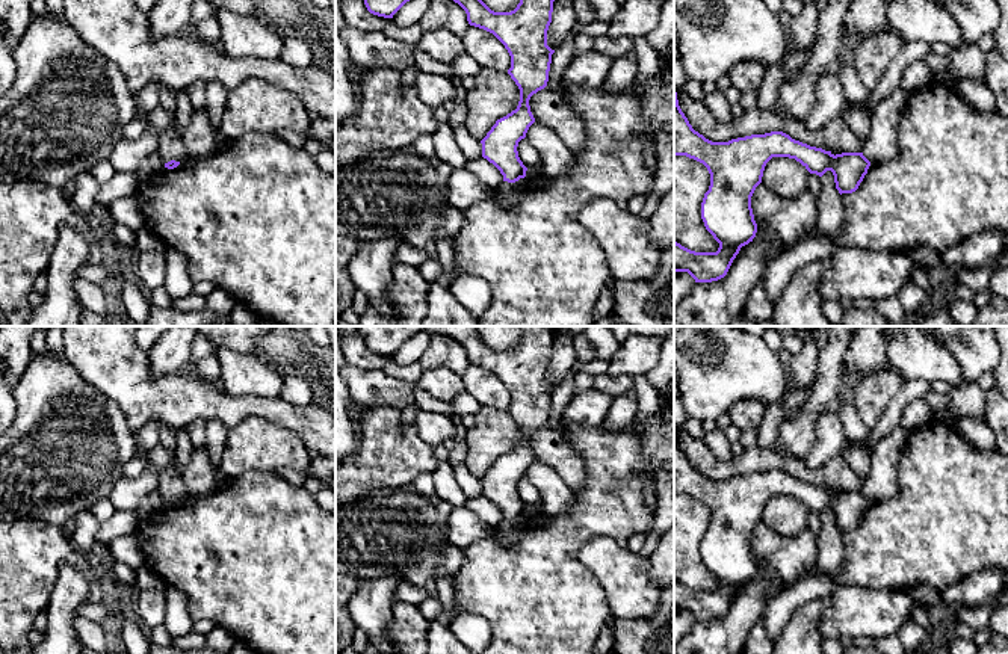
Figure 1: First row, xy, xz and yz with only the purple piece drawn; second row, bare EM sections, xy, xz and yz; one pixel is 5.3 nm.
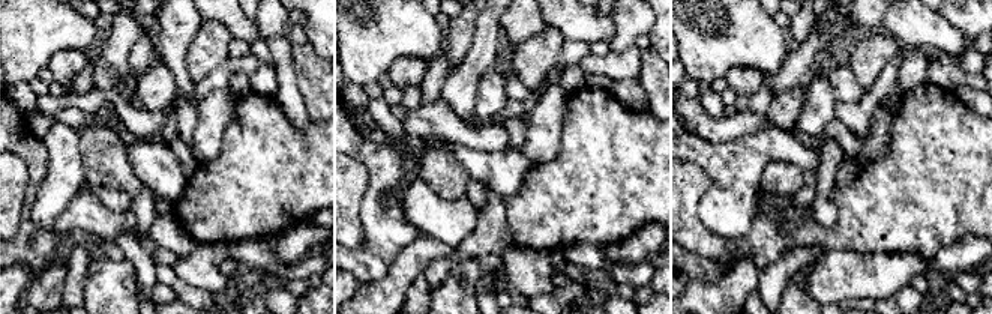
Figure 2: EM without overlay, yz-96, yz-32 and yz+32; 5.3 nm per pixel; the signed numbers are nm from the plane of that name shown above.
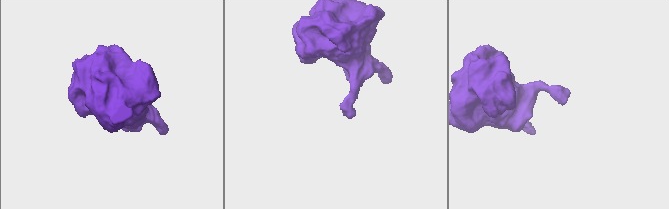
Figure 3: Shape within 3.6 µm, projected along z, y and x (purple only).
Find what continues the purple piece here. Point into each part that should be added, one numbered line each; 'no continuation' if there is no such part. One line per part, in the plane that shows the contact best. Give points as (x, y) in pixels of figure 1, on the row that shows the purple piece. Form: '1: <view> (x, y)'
no continuation

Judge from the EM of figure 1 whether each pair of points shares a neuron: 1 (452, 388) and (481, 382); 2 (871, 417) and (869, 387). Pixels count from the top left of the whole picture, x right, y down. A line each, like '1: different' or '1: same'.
1: different
2: same

